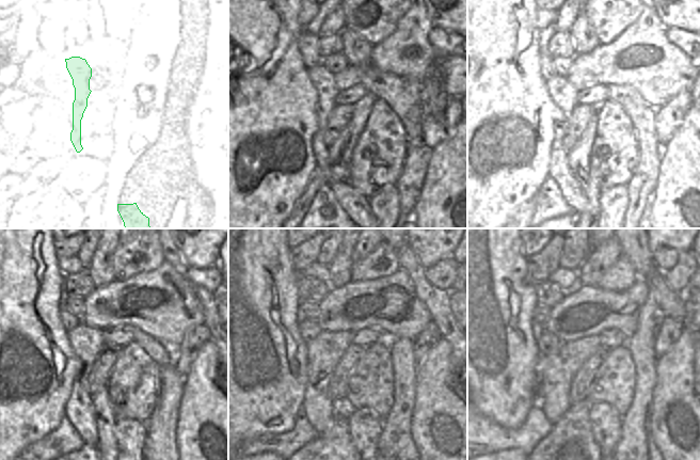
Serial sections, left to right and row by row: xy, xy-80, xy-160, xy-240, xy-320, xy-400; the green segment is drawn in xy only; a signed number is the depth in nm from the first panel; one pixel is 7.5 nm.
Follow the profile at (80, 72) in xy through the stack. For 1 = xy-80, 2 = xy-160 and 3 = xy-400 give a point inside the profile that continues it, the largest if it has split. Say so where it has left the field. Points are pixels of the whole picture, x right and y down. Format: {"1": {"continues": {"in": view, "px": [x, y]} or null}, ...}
{"1": {"continues": {"in": "xy-80", "px": [322, 80]}}, "2": {"continues": {"in": "xy-160", "px": [563, 95]}}, "3": {"continues": {"in": "xy-400", "px": [557, 370]}}}

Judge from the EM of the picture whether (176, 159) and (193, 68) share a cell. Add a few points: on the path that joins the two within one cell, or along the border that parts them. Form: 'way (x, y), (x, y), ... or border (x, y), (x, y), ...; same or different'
border (180, 92), (180, 108), (185, 122), (188, 125); different

